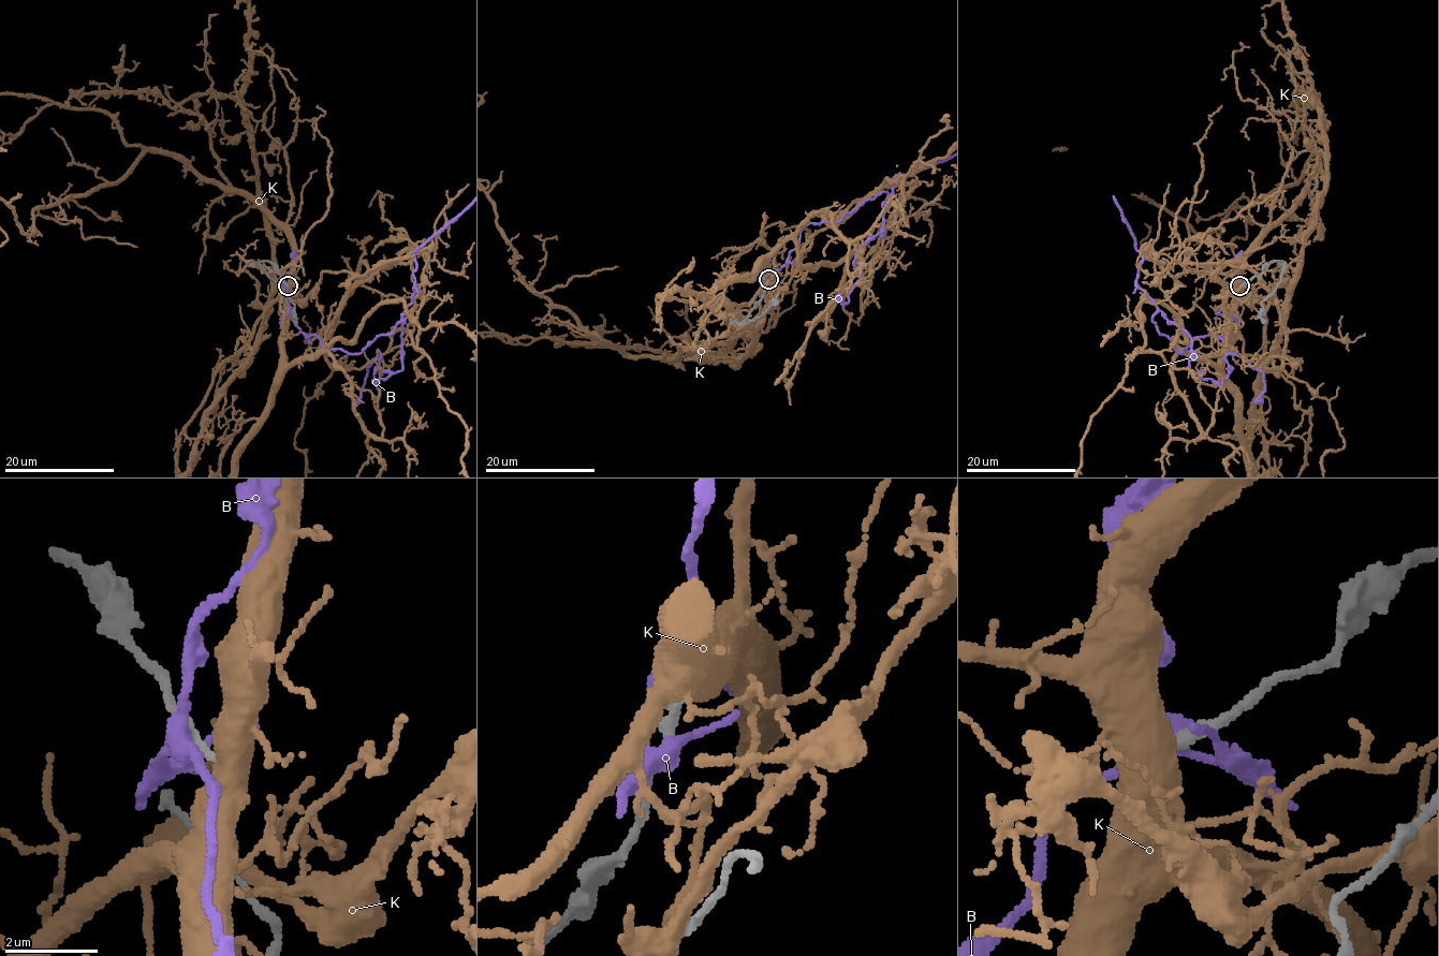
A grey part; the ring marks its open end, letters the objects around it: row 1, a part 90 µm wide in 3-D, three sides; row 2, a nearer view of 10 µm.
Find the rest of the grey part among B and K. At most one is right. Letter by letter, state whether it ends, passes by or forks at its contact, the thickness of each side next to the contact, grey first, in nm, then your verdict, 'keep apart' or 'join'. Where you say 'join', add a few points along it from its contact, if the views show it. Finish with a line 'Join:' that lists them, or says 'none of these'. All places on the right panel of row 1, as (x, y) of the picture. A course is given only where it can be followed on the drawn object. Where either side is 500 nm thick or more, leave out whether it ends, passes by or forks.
B: it forks | 320/320 nm | keep apart
K: 200/550 nm | keep apart
Join: none of these

